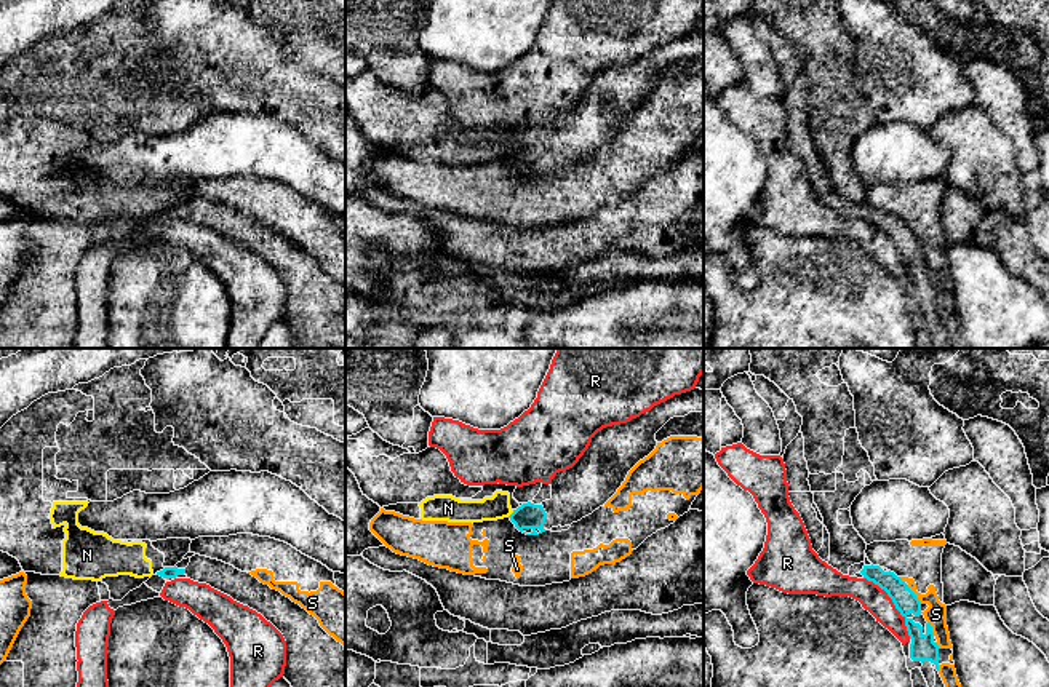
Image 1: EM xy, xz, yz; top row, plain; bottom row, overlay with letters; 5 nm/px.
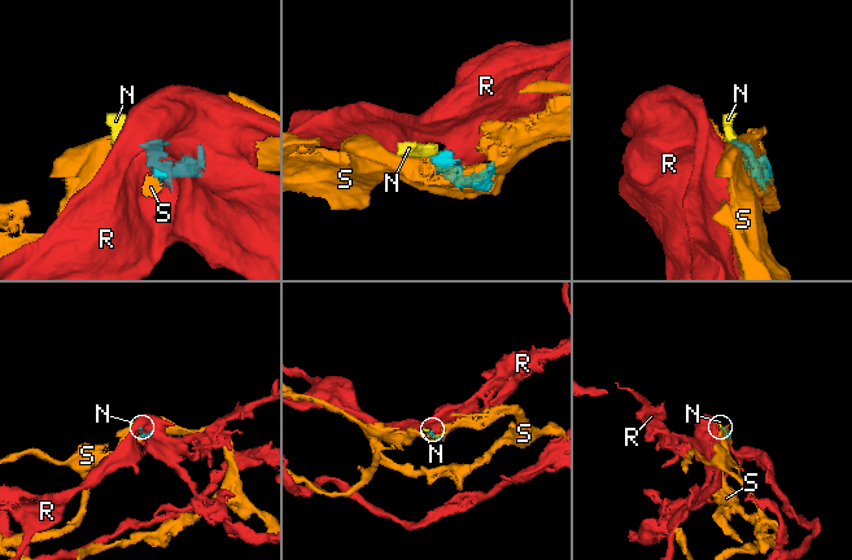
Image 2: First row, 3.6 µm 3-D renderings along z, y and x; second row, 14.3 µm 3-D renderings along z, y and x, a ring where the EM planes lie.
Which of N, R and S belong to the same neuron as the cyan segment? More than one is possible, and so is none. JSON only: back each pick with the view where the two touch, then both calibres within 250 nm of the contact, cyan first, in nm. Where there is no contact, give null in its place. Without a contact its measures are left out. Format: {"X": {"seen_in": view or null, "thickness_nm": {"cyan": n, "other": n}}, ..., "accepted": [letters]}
{"S": {"seen_in": "yz", "thickness_nm": {"cyan": 120, "other": 110}}, "accepted": ["S"]}

